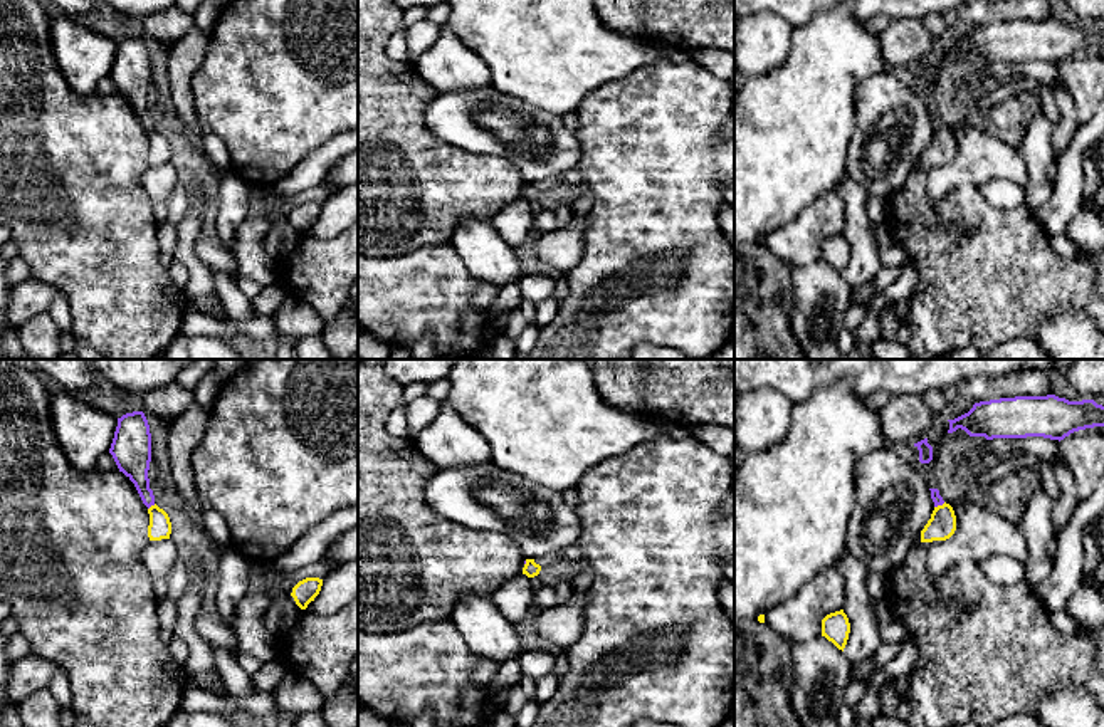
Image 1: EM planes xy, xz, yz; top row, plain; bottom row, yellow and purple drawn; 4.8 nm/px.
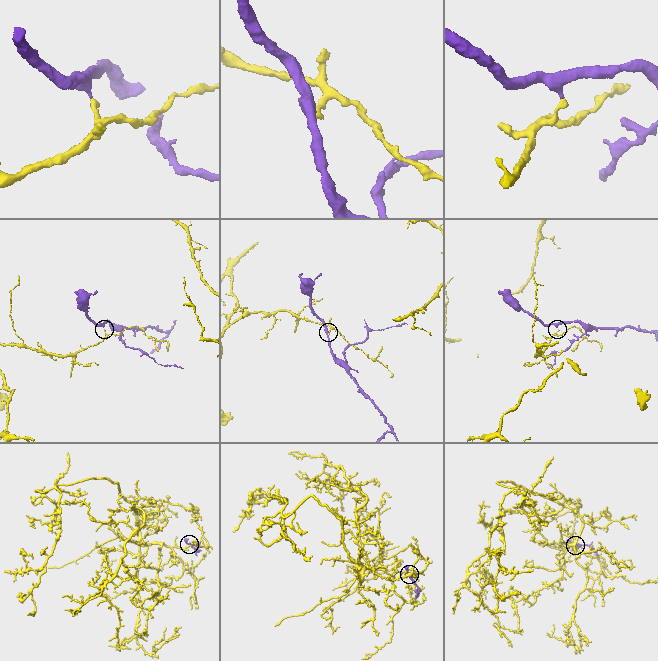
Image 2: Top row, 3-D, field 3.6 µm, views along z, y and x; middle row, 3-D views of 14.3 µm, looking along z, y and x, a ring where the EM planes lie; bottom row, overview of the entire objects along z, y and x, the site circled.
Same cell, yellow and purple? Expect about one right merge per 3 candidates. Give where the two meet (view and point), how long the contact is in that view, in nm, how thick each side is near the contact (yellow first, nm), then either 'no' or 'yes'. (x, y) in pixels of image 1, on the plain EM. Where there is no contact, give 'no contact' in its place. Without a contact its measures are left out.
xy (152, 130) | 50 nm | 110/170 nm | no

